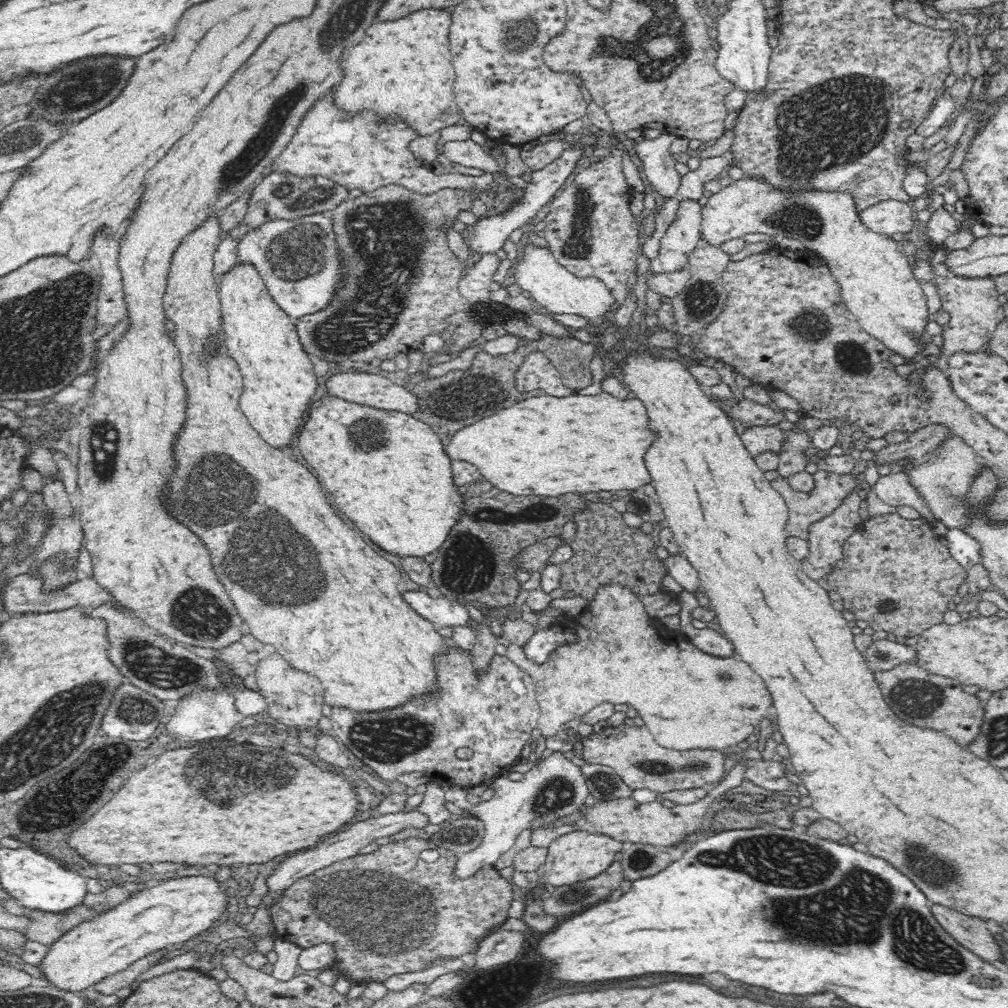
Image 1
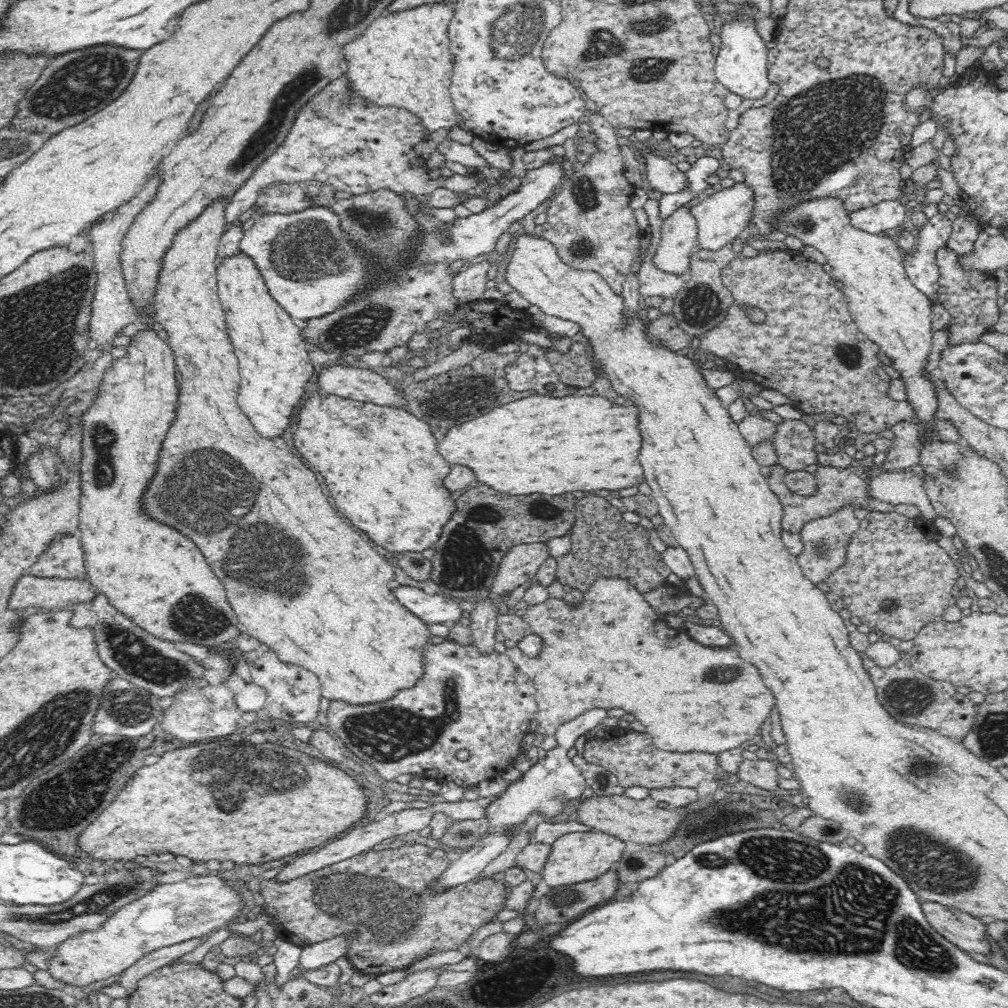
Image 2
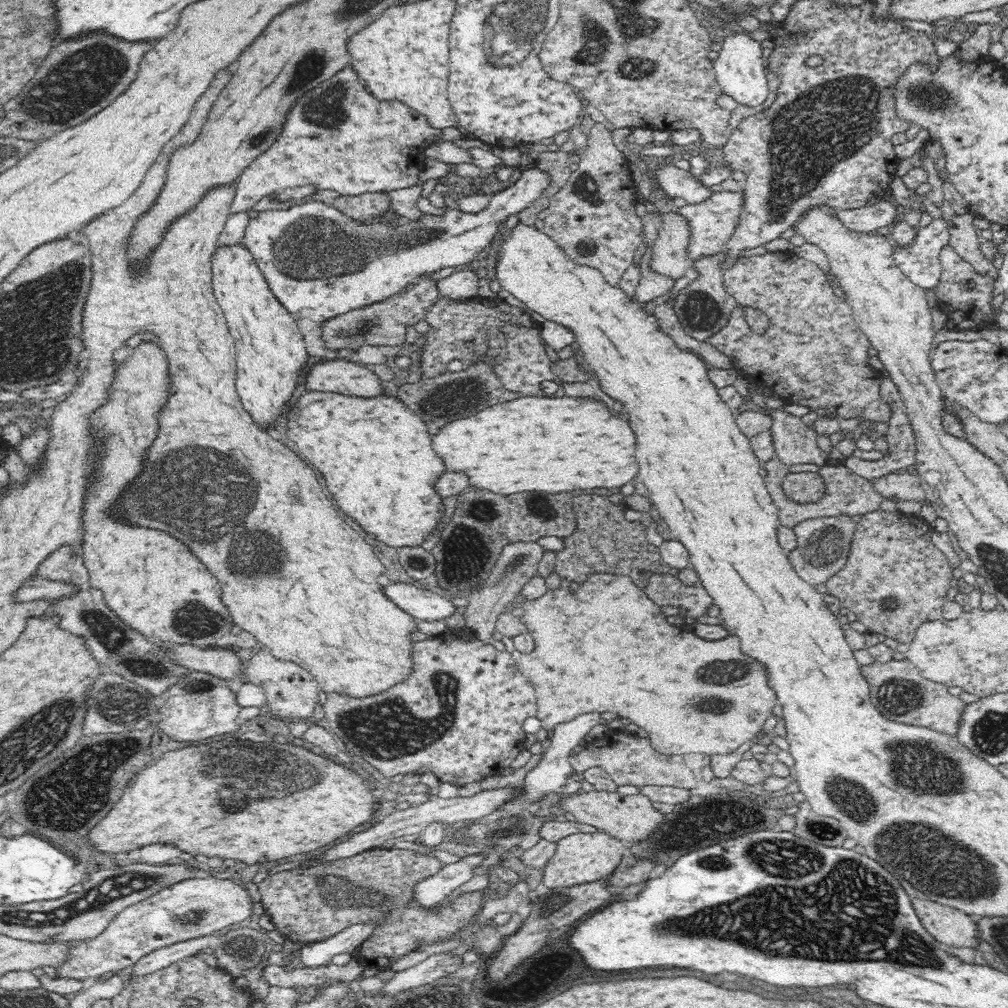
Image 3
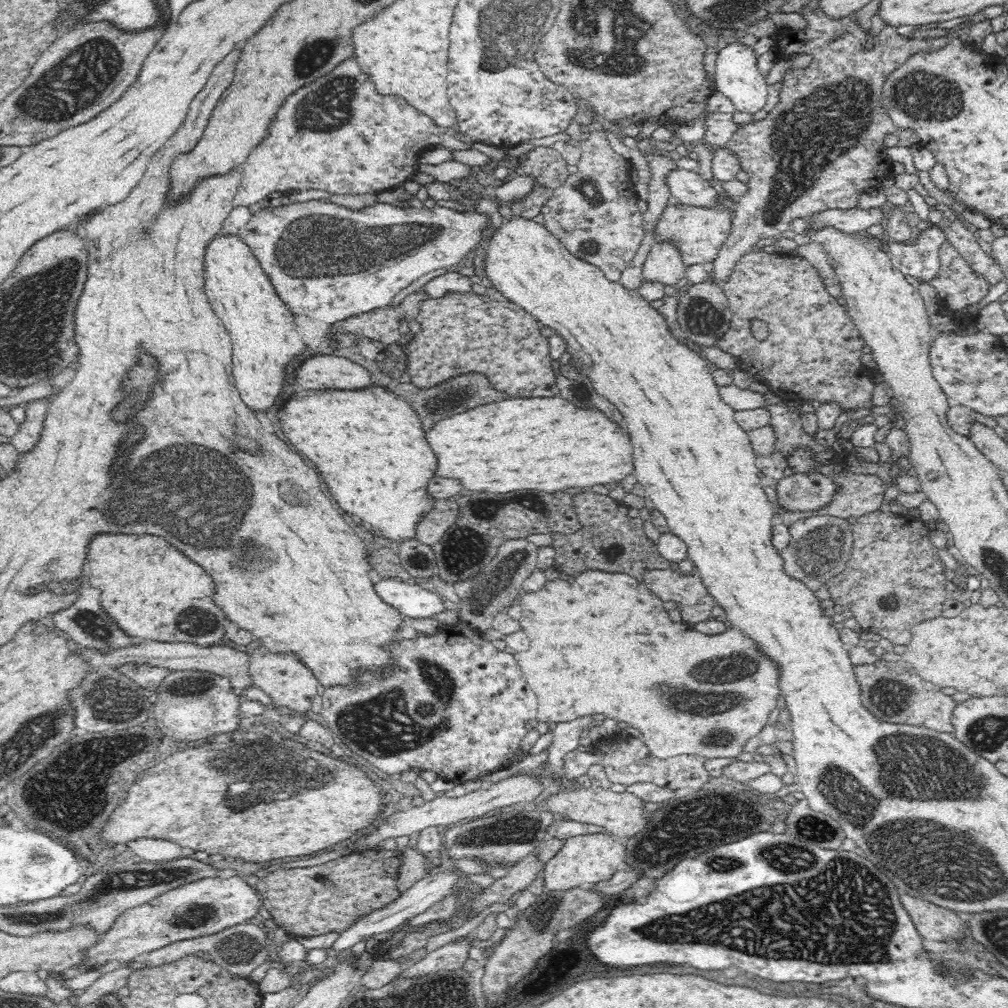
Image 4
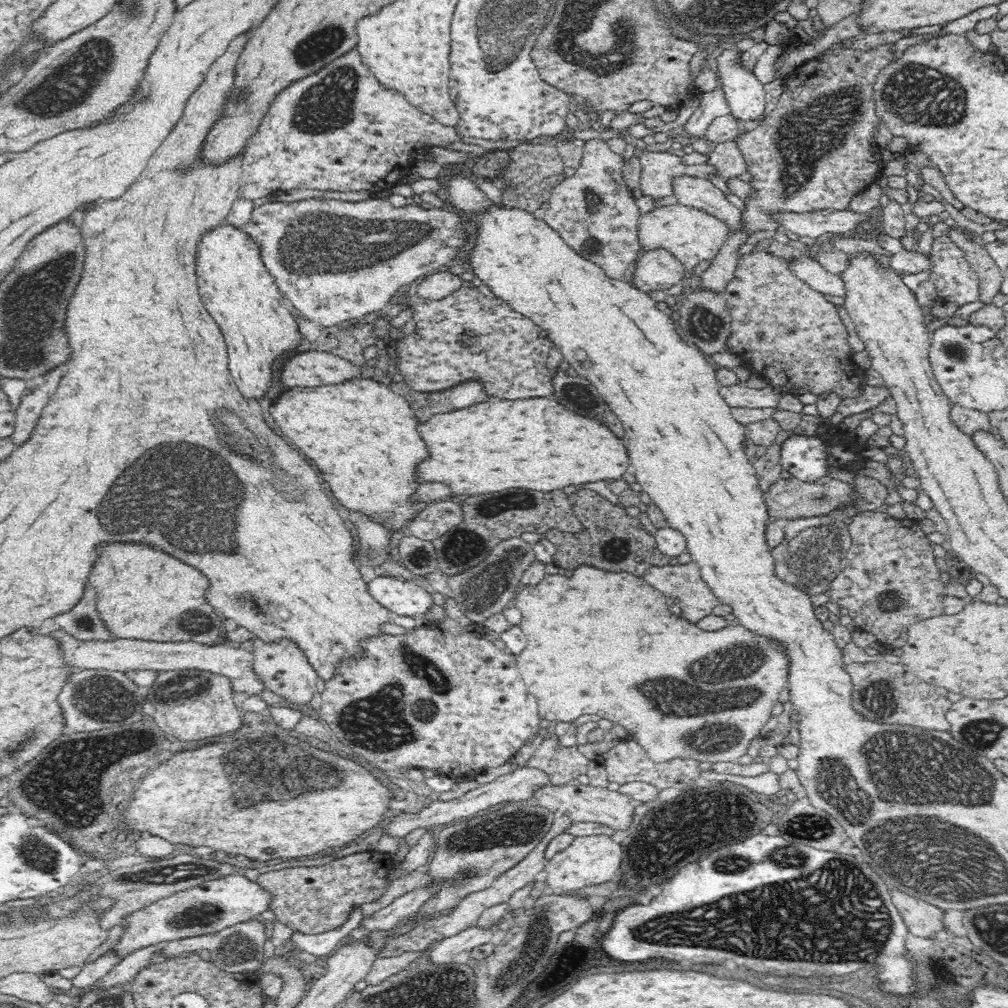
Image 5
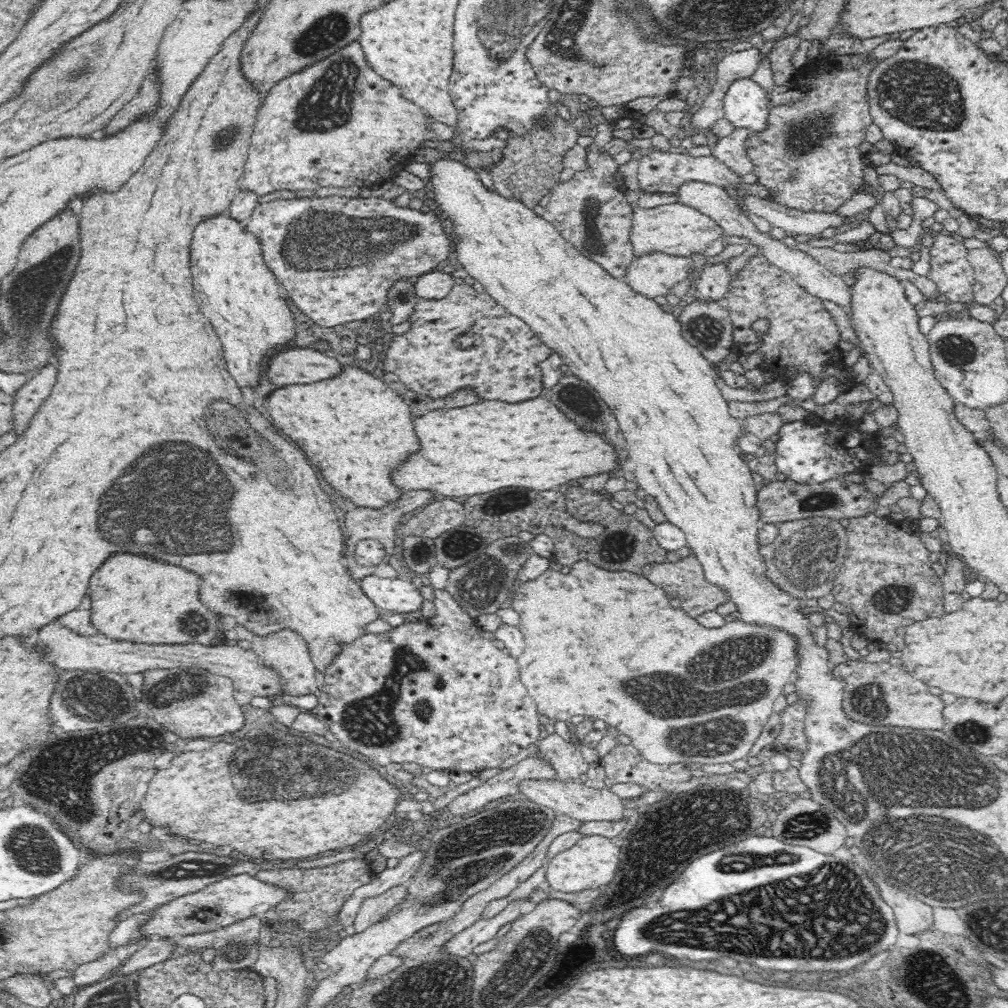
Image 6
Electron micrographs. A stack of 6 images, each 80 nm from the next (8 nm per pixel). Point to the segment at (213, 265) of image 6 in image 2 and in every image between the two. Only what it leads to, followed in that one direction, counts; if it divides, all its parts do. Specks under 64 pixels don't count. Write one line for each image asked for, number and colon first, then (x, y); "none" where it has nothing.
2: (381, 463)
3: (272, 355)
4: (261, 326)
5: (237, 289)

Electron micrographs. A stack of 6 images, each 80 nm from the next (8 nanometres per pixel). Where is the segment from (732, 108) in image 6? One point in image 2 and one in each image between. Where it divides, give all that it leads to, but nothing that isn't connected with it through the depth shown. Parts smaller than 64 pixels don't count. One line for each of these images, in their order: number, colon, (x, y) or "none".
2: (741, 65)
3: (739, 71)
4: (737, 77)
5: (745, 94)

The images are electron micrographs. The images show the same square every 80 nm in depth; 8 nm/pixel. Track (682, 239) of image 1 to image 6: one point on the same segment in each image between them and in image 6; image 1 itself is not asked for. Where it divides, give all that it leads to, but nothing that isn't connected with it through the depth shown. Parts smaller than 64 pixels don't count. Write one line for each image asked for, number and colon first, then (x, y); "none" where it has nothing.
2: (677, 243)
3: (668, 256)
4: (664, 264)
5: (657, 270)
6: (653, 275)

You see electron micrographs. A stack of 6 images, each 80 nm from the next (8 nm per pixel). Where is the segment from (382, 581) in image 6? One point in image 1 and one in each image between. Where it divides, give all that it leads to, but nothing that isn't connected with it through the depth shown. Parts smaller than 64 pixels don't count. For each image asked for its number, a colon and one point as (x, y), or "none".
1: (441, 612)
2: (434, 609)
3: (430, 604)
4: (414, 601)
5: (403, 597)

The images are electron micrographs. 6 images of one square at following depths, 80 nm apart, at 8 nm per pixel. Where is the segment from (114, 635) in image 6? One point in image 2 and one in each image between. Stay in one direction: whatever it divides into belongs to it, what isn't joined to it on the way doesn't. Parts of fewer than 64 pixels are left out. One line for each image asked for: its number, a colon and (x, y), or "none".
2: (154, 576)
3: (151, 581)
4: (151, 592)
5: (143, 594)

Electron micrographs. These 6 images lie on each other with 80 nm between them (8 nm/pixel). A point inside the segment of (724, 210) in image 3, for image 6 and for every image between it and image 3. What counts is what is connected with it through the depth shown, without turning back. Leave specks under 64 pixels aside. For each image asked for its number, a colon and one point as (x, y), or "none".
4: (698, 233)
5: (691, 235)
6: (677, 229)

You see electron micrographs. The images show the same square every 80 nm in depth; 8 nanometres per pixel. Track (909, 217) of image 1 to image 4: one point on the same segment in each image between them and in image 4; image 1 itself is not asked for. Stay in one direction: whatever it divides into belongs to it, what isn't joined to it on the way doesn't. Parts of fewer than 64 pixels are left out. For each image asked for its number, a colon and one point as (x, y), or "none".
2: (887, 215)
3: (870, 219)
4: (851, 221)

